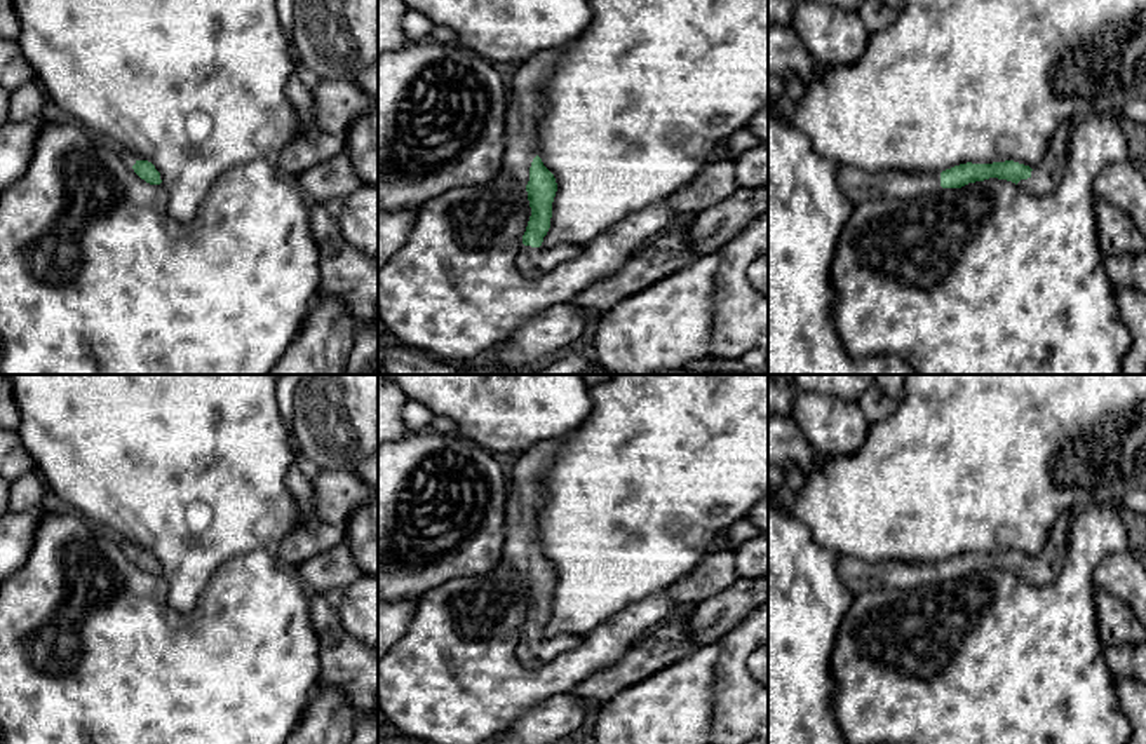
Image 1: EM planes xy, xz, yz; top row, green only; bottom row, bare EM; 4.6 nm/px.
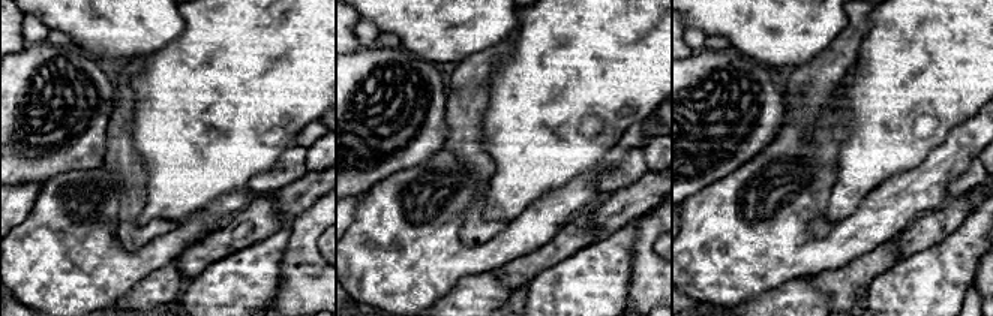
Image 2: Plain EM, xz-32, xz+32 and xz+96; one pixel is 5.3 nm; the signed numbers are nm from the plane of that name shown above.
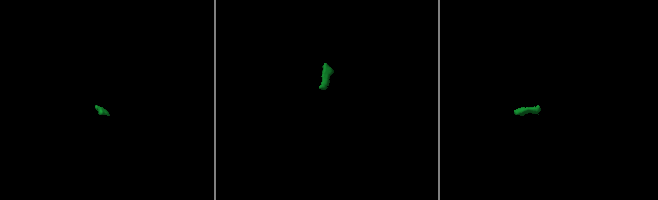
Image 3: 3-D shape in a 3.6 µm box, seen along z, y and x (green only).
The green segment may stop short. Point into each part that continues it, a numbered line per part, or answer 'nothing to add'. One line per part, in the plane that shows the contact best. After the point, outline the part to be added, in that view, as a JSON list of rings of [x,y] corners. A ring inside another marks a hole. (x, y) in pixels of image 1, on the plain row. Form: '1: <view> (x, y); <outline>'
1: xz (526, 497); [[[570,436],[533,444],[522,451],[509,474],[510,486],[502,559],[522,577],[528,575],[531,552],[538,545],[538,519],[545,502],[540,477],[550,469],[557,450]]]
2: yz (1045, 567); [[[1068,509],[1057,517],[1043,549],[1033,558],[1031,566],[1017,573],[1021,578],[1033,585],[1045,585],[1057,578],[1066,558],[1069,528],[1076,514],[1078,509]]]

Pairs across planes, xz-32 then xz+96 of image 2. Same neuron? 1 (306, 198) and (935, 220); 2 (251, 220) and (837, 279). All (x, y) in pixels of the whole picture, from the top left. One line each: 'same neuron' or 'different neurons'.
1: same neuron
2: same neuron

